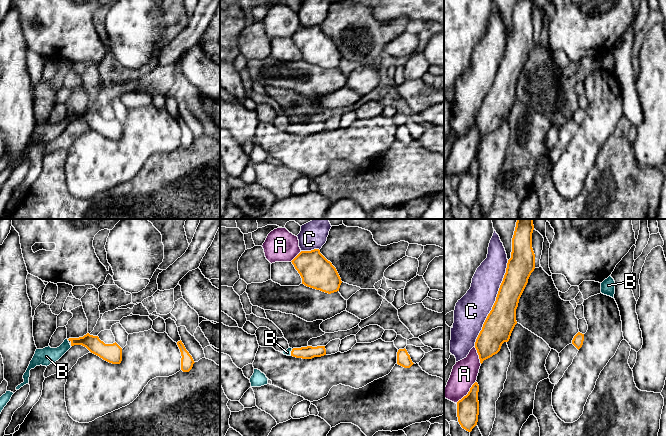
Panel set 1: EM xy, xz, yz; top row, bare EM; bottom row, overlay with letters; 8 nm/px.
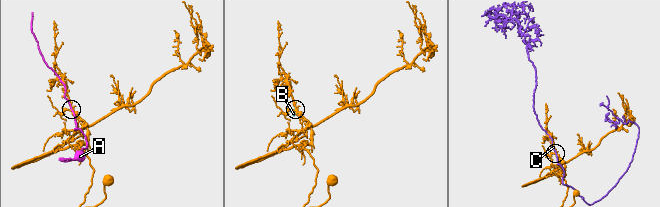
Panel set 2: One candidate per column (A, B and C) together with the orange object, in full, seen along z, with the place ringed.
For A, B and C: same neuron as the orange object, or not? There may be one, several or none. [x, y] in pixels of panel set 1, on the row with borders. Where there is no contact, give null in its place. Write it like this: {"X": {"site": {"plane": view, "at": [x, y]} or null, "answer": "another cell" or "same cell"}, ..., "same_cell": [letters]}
{"A": {"site": {"plane": "yz", "at": [468, 393]}, "answer": "another cell"}, "B": {"site": {"plane": "xz", "at": [291, 352]}, "answer": "same cell"}, "C": {"site": {"plane": "yz", "at": [494, 303]}, "answer": "another cell"}, "same_cell": ["B"]}

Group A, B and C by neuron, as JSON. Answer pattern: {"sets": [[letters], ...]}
{"sets": [["A", "C"], ["B"]]}

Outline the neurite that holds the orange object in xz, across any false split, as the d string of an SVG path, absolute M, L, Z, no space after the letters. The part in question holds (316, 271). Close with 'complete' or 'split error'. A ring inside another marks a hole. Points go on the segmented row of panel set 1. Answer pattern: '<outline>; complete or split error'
M319 249L301 251L291 262L305 286L328 294L339 291L341 278Z; complete

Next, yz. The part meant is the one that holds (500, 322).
M517 219L512 238L511 258L500 285L496 301L480 331L475 348L480 363L497 354L504 342L508 342L517 324L516 309L519 299L535 269L532 248L533 219Z; complete

